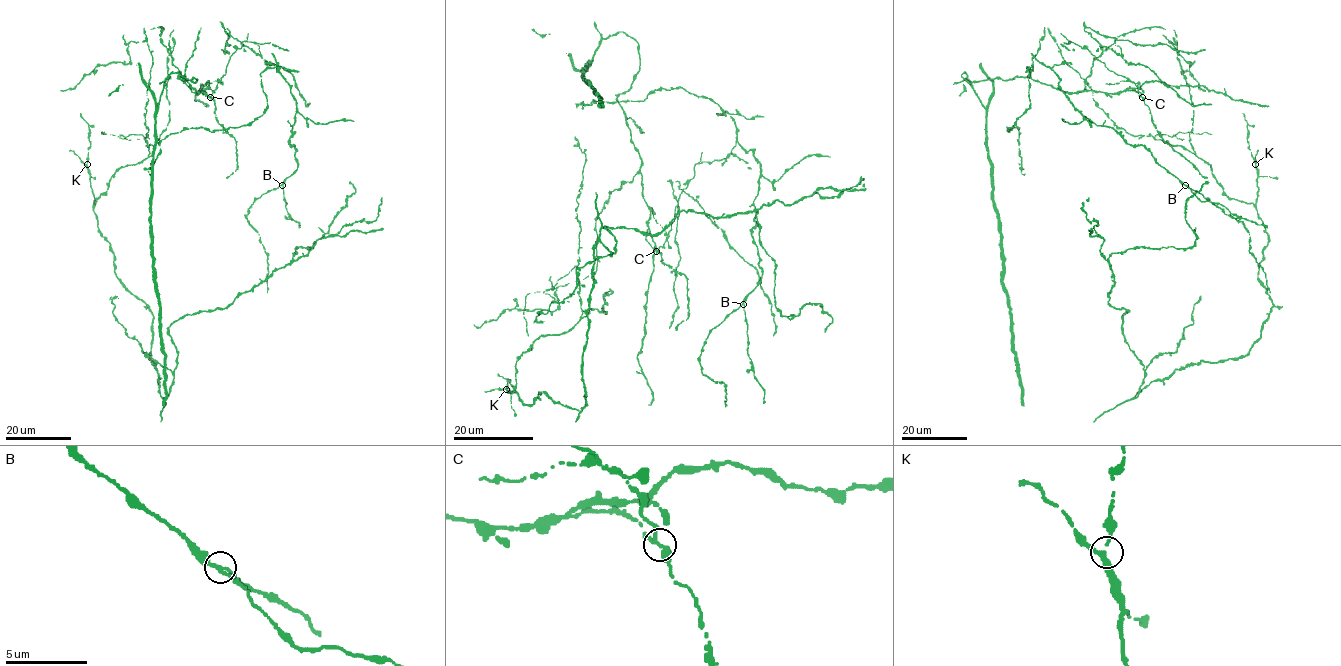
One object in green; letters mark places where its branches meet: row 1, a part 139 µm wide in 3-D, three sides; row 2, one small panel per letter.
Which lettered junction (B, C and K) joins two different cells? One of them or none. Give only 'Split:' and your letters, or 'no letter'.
Split: C

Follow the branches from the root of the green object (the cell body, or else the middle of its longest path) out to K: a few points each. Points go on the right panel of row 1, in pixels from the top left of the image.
K: (1191, 144), (1195, 155), (1211, 166), (1212, 174), (1230, 198), (1255, 203), (1258, 190), (1255, 164)

